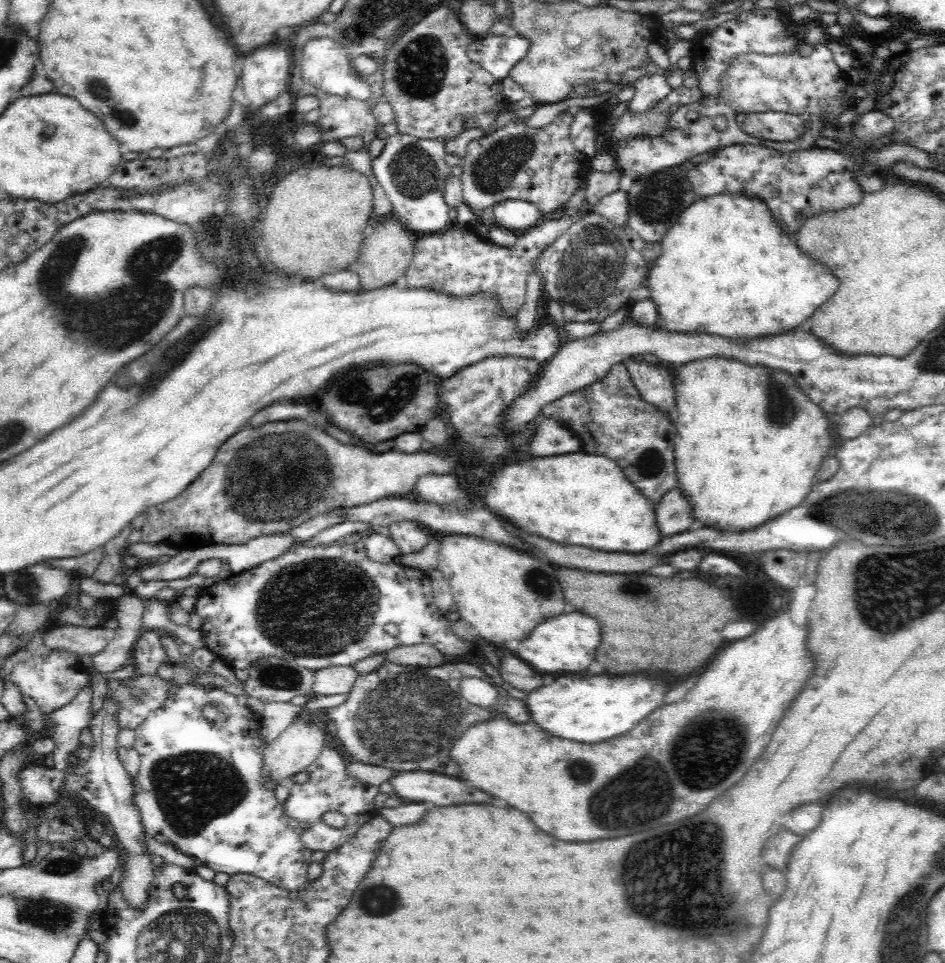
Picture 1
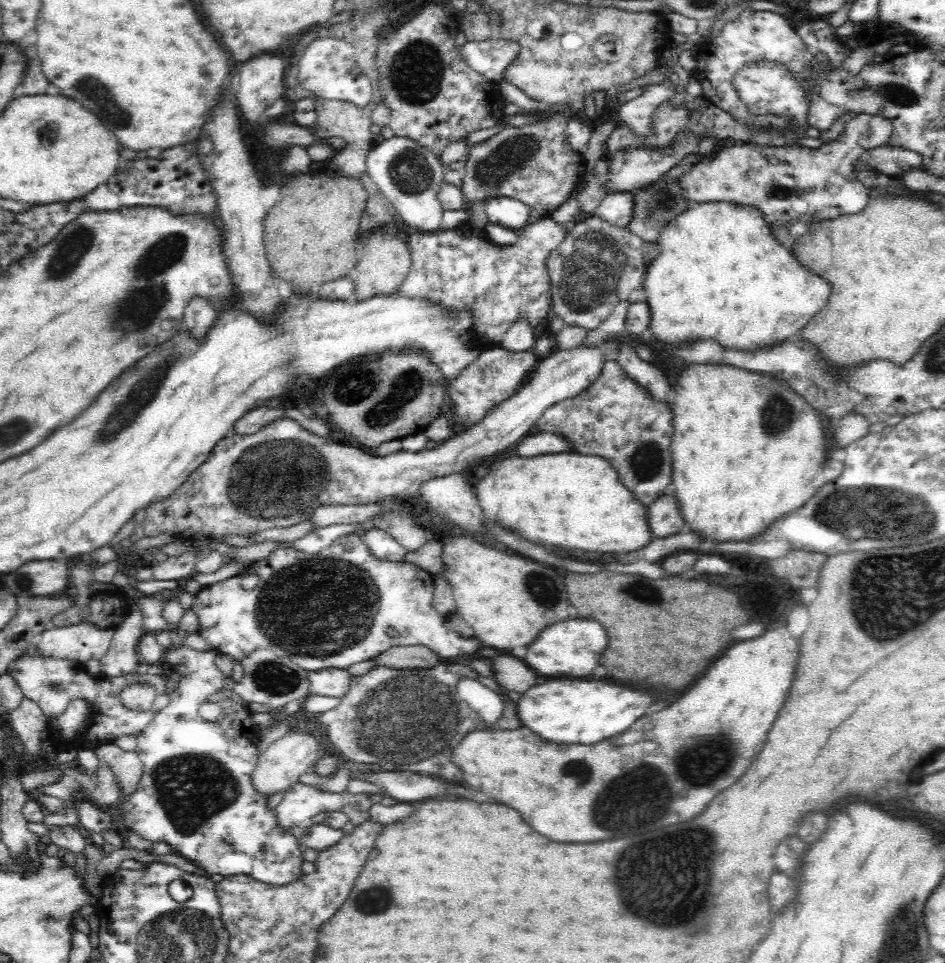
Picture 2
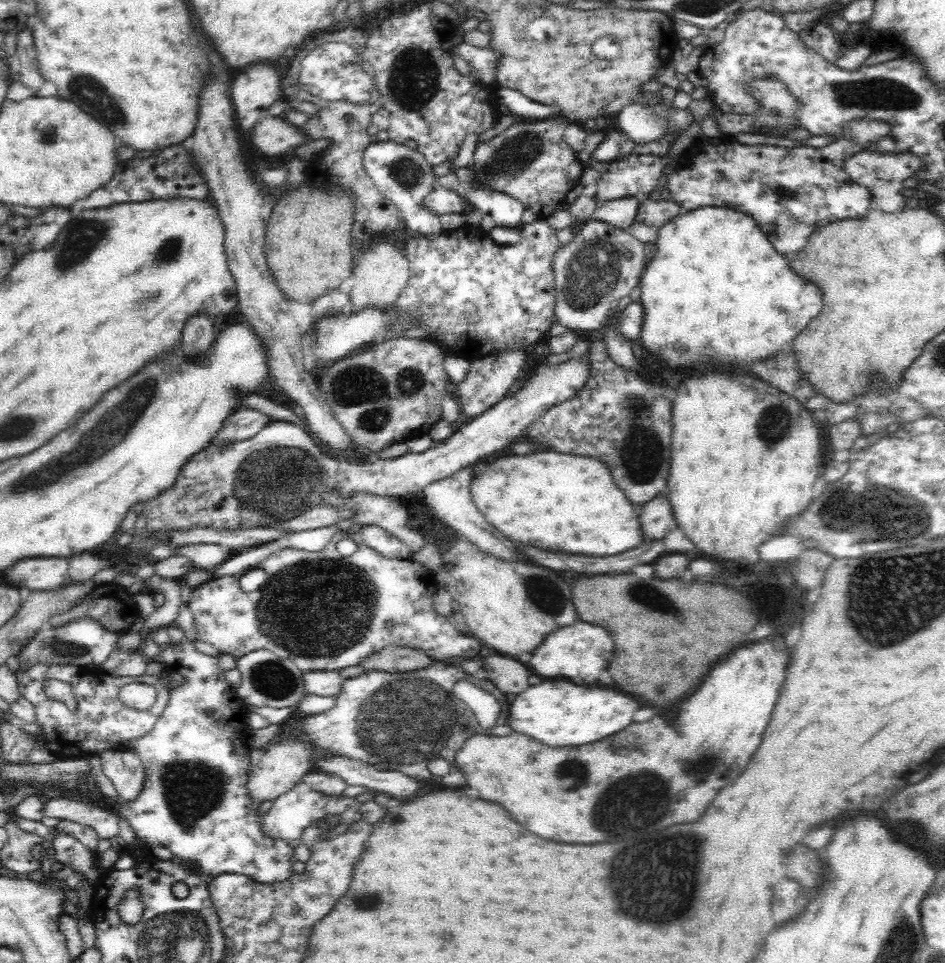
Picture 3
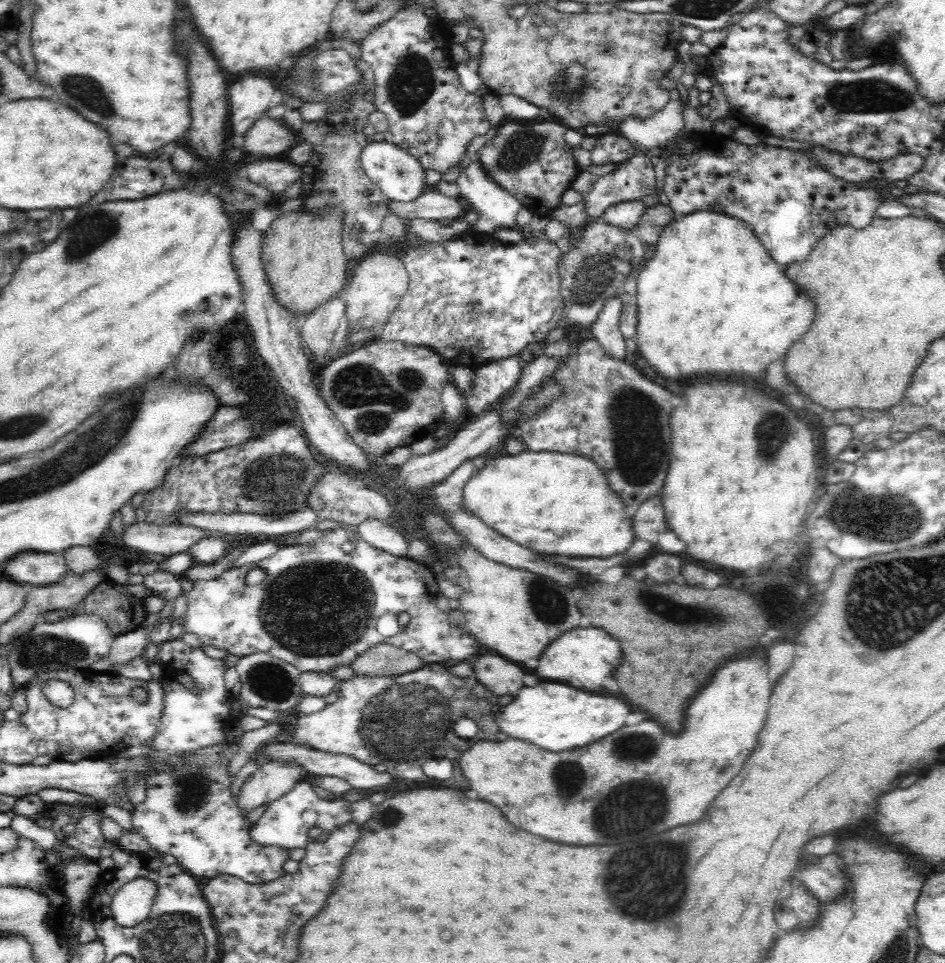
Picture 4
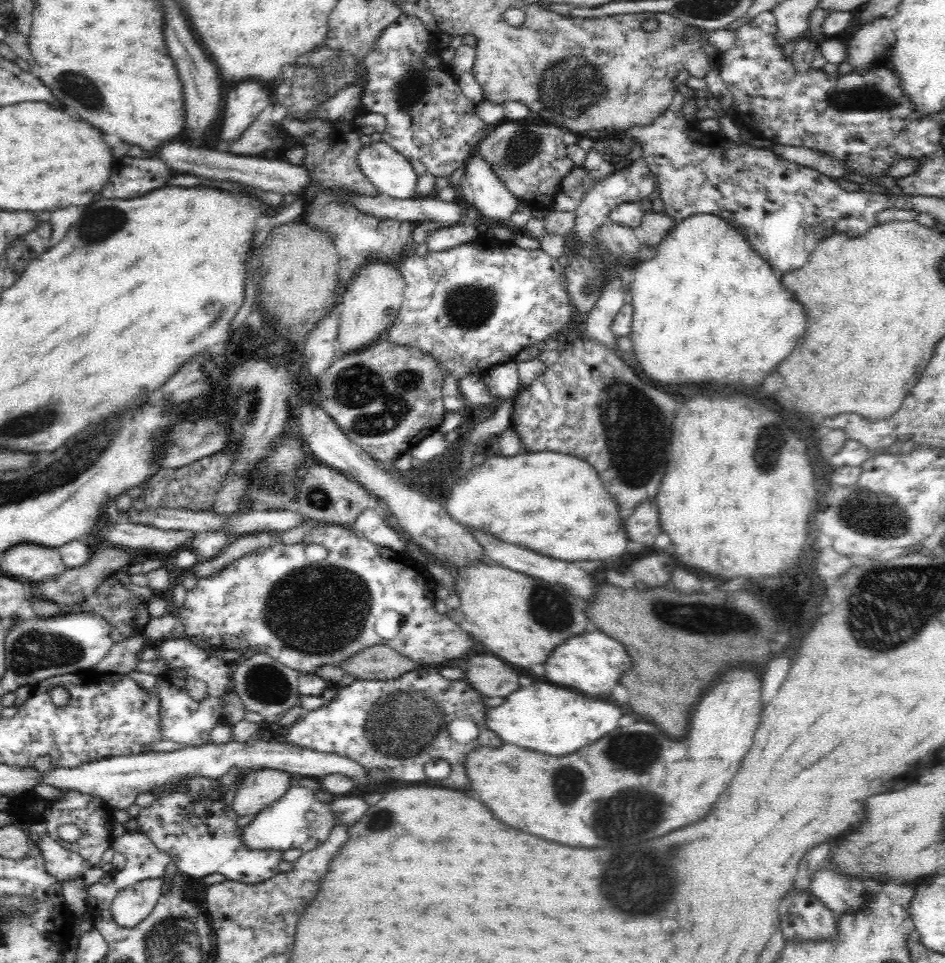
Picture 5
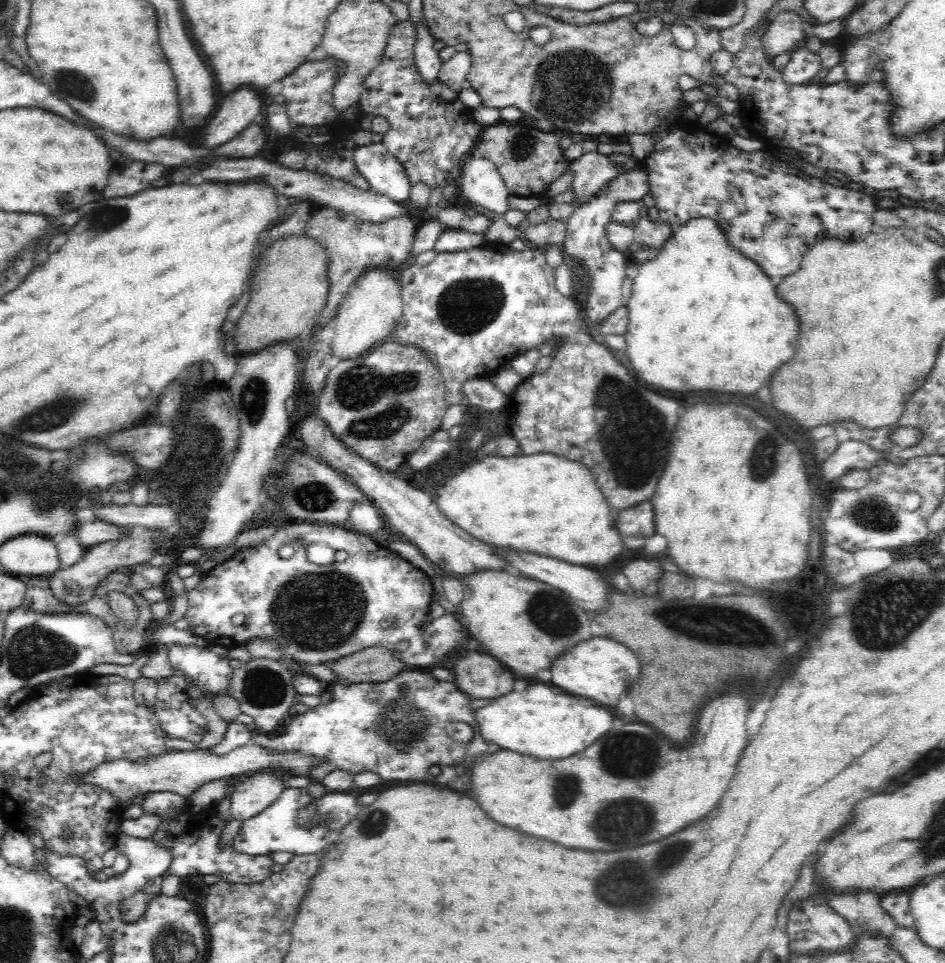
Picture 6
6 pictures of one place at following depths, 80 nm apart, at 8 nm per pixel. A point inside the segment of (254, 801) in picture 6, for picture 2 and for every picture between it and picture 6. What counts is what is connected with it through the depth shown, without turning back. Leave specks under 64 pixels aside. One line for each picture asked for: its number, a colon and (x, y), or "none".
2: (279, 767)
3: (285, 762)
4: (269, 782)
5: (256, 789)

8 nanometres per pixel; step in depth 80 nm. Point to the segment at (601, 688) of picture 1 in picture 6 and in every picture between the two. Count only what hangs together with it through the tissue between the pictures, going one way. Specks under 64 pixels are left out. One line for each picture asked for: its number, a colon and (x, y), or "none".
2: (579, 712)
3: (560, 714)
4: (557, 717)
5: (543, 718)
6: (535, 722)

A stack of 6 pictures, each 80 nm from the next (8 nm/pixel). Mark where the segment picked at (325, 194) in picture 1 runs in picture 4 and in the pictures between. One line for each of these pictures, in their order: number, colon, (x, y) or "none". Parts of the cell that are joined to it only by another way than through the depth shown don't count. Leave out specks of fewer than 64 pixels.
2: (311, 234)
3: (307, 243)
4: (302, 256)

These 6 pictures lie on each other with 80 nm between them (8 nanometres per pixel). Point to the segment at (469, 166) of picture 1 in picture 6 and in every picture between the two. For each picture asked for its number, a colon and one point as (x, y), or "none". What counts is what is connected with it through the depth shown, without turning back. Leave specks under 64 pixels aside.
2: (533, 163)
3: (532, 162)
4: (533, 162)
5: (531, 161)
6: (527, 159)

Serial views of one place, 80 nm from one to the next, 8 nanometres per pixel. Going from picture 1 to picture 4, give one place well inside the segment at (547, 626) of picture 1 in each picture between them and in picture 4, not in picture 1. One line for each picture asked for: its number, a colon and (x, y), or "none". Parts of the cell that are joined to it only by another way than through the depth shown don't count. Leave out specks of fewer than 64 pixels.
2: (575, 647)
3: (579, 653)
4: (583, 659)

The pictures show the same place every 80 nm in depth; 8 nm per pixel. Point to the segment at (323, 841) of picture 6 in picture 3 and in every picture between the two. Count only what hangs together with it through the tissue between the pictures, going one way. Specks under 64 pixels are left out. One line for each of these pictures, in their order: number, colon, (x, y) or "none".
3: (290, 813)
4: (285, 823)
5: (298, 821)

